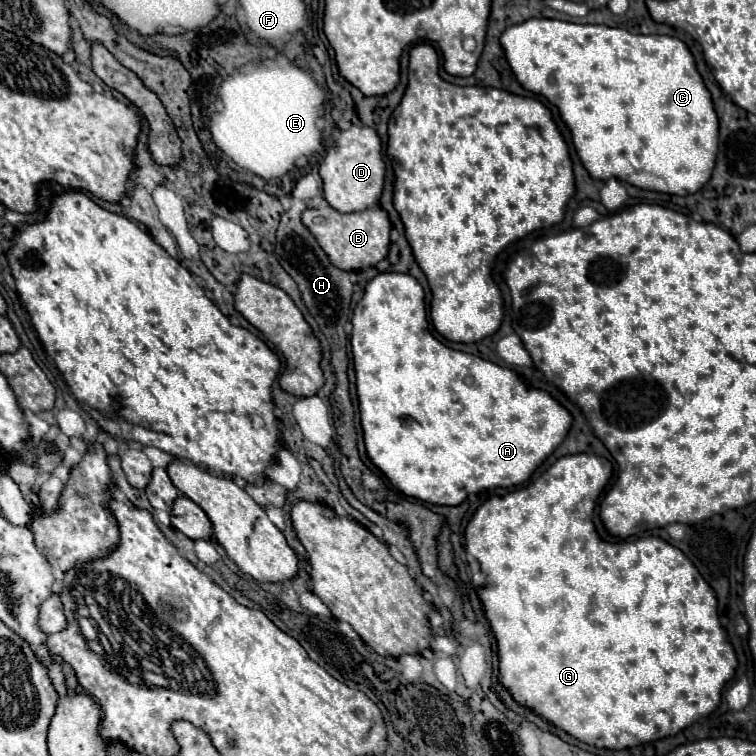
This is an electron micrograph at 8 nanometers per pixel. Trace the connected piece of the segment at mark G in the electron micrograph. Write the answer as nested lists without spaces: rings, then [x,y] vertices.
[[[574,454],[556,460],[538,480],[508,492],[506,496],[492,496],[486,500],[472,520],[466,526],[466,562],[472,574],[472,586],[484,606],[484,614],[490,622],[492,634],[498,642],[498,680],[510,690],[514,700],[534,714],[552,722],[556,728],[566,734],[578,738],[596,748],[608,750],[624,750],[634,748],[644,742],[660,740],[666,736],[674,736],[698,718],[708,716],[720,704],[724,684],[734,676],[734,668],[738,664],[732,644],[726,640],[726,634],[718,622],[716,614],[716,594],[700,576],[696,566],[674,546],[656,536],[638,538],[632,542],[616,542],[608,544],[600,540],[596,528],[592,524],[592,514],[596,506],[598,494],[604,490],[612,476],[612,464],[594,454]]]

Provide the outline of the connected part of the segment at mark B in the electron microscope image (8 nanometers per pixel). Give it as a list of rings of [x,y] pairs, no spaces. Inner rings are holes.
[[[330,206],[310,208],[302,214],[302,224],[314,234],[316,242],[322,246],[326,256],[334,266],[346,272],[360,272],[370,266],[376,266],[386,258],[390,246],[390,220],[380,206],[372,206],[362,212],[340,214]]]

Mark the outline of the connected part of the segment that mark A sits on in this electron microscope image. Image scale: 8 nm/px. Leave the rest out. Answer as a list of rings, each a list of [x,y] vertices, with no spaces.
[[[384,272],[384,274],[378,274],[376,278],[372,278],[366,284],[364,296],[358,302],[358,306],[354,310],[354,316],[352,316],[350,346],[352,346],[352,358],[354,358],[356,394],[358,394],[360,424],[362,424],[362,430],[364,430],[366,454],[368,454],[370,462],[388,478],[388,482],[396,490],[400,490],[402,494],[406,494],[410,498],[416,498],[416,500],[422,500],[422,502],[428,502],[428,504],[436,504],[436,506],[458,506],[458,504],[462,504],[466,500],[468,494],[490,490],[490,488],[518,486],[518,484],[526,482],[530,478],[530,474],[554,452],[554,448],[564,440],[564,436],[566,436],[566,432],[568,432],[568,428],[572,424],[572,416],[568,414],[566,408],[562,408],[546,392],[526,388],[526,384],[522,382],[522,378],[516,372],[512,372],[508,368],[502,368],[498,364],[492,364],[488,360],[482,360],[478,356],[464,354],[464,352],[458,352],[458,350],[450,350],[442,342],[438,342],[428,330],[424,290],[416,282],[416,278],[412,278],[408,274],[398,274],[398,272],[388,274],[388,272]]]

